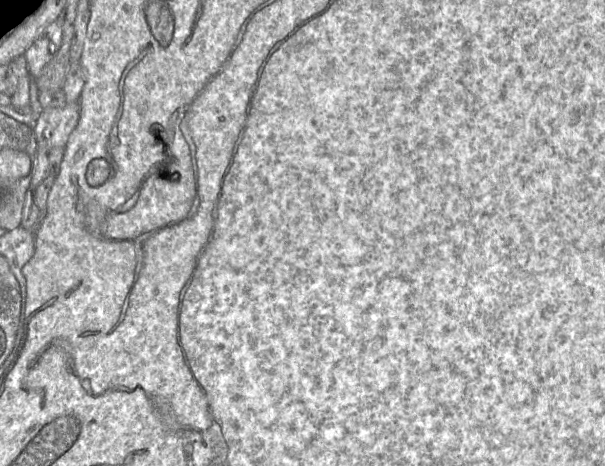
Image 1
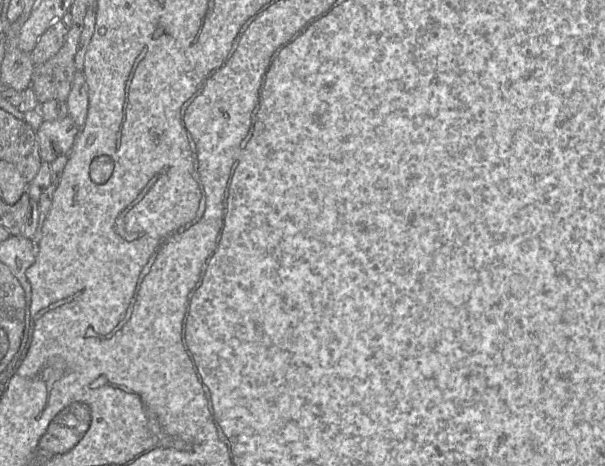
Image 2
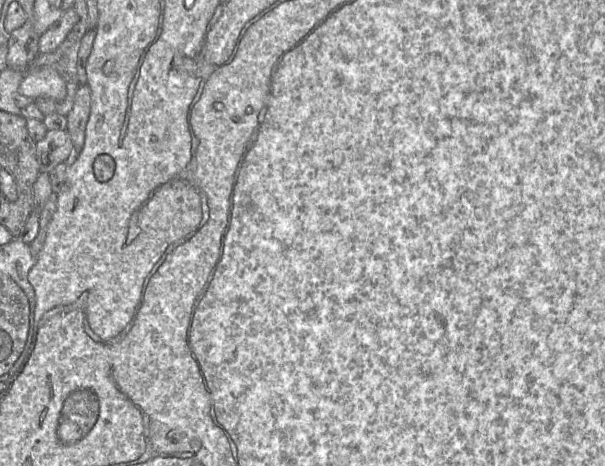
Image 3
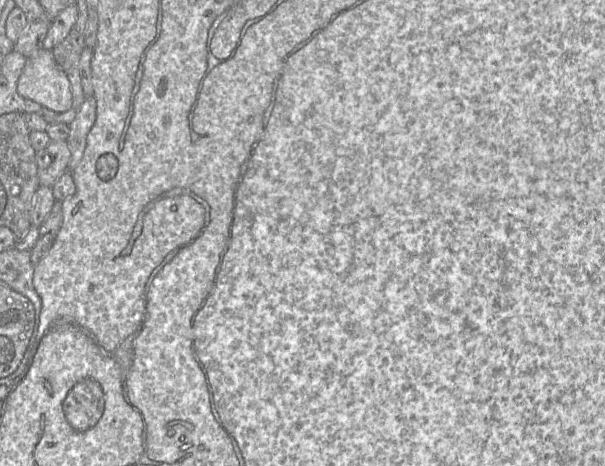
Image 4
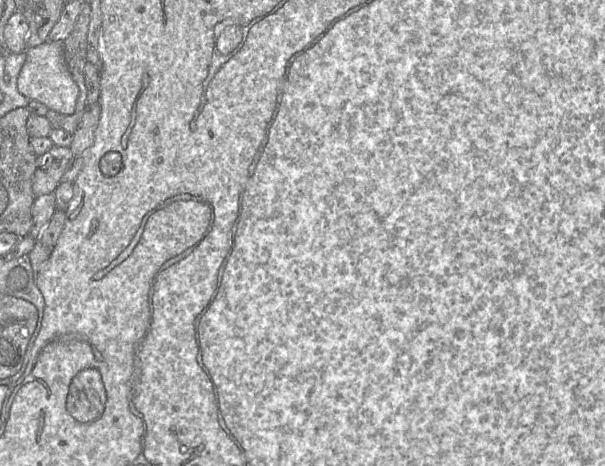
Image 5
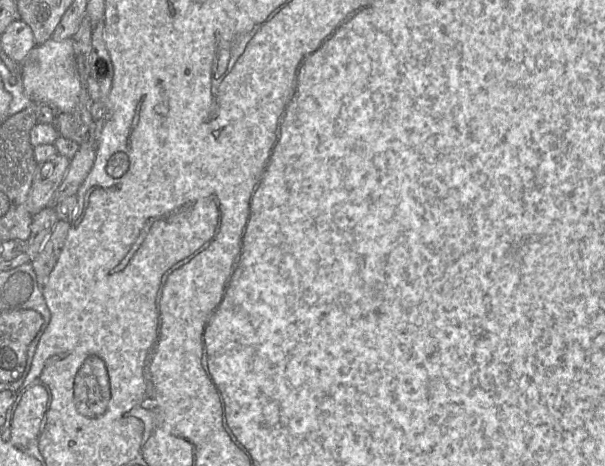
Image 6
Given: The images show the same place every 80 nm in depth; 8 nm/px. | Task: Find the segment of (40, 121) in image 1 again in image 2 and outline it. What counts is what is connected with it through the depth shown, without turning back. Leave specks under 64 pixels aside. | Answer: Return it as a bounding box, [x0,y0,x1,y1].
[36,115,79,164]

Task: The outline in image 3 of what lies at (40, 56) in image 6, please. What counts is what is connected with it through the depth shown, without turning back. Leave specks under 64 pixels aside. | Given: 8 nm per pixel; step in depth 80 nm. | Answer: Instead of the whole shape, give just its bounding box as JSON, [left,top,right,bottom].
[18,65,67,101]

